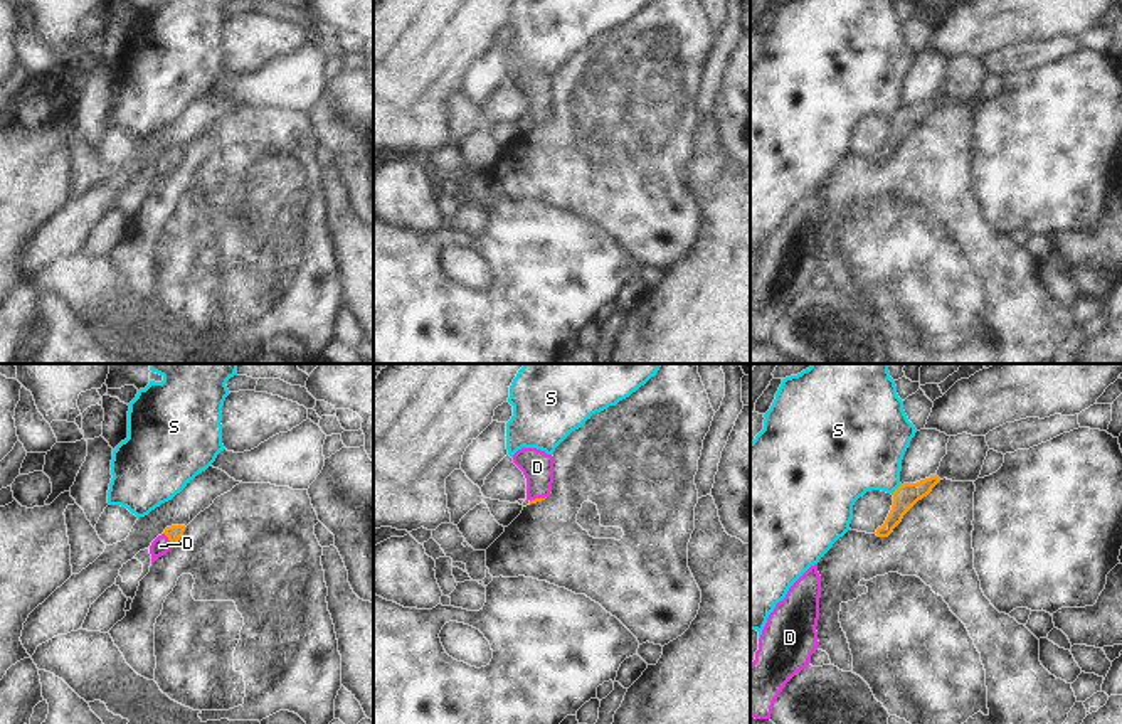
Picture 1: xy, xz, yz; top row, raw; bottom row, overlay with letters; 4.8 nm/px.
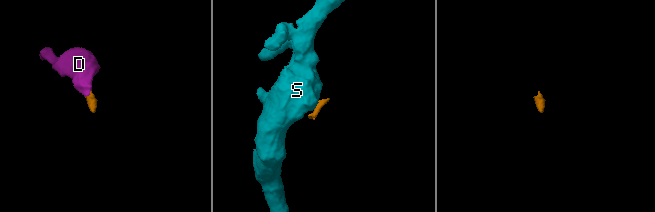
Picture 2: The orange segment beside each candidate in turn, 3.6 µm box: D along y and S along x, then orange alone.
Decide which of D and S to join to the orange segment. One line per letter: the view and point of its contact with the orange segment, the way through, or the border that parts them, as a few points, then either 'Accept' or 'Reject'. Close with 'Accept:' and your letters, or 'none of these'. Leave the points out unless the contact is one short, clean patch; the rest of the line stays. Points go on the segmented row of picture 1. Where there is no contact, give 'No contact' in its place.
D: Touches orange at xy (169, 539). Path across: xy (174, 532), (169, 539), (160, 546). Accept
S: Touches orange at yz (897, 489). Boundary: yz (900, 484), (892, 494). Reject
Accept: D.

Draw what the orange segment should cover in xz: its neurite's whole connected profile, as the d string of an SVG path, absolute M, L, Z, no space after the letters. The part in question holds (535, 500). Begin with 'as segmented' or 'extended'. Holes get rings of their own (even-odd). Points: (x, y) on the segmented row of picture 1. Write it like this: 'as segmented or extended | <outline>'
extended | M521 448L513 463L527 478L527 500L537 503L550 497L553 483L553 456L537 448Z

